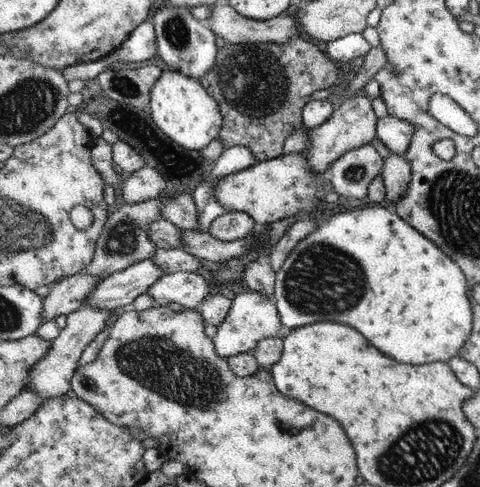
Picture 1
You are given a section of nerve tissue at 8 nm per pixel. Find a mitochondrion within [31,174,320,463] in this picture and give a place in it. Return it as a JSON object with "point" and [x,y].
{"point":[157,363]}

